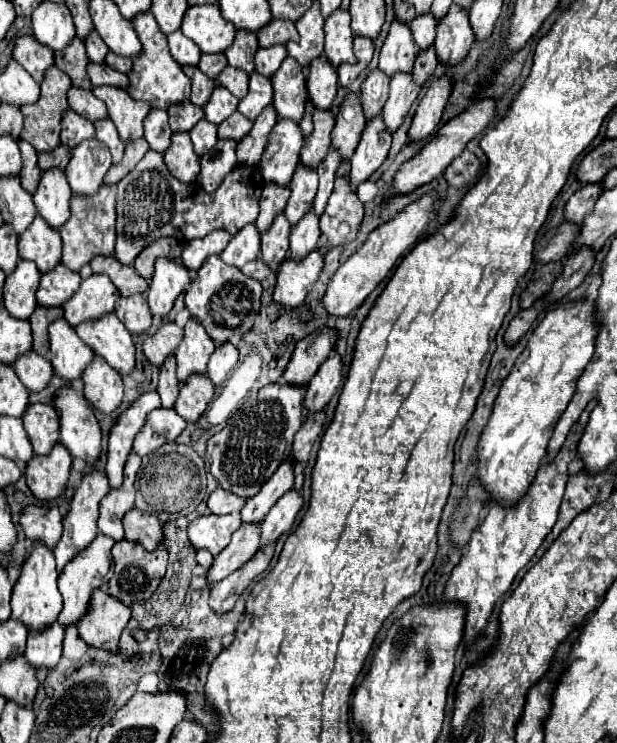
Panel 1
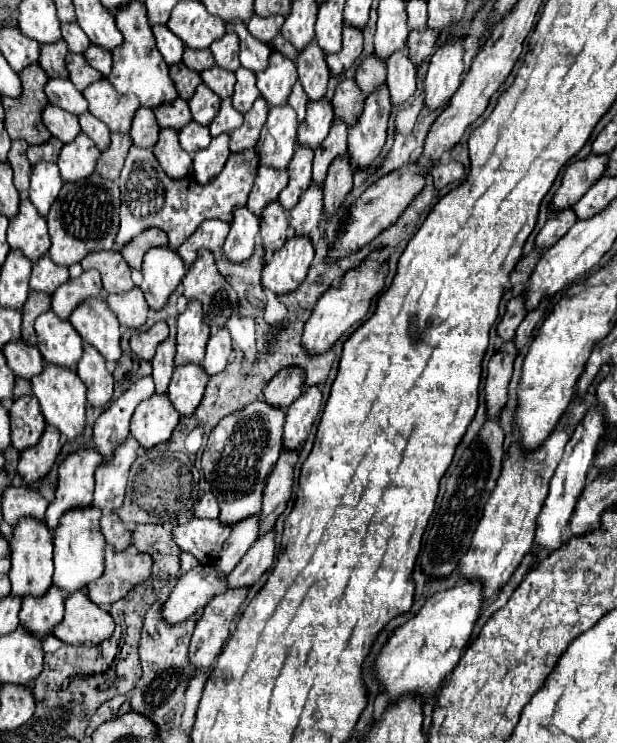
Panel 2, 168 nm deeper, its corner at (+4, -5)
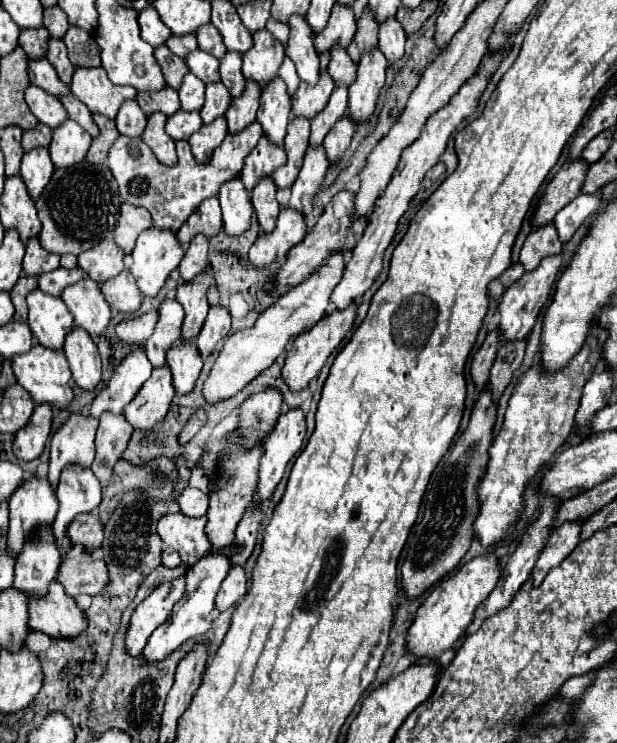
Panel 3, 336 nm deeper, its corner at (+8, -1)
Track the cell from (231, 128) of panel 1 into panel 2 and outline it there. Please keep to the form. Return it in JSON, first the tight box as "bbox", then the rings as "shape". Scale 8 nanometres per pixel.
{"bbox":[209,98,243,136],"shape":[[[225,98],[219,106],[219,112],[215,114],[213,122],[209,124],[209,130],[211,130],[211,136],[217,136],[221,132],[233,132],[235,128],[239,128],[243,122],[243,114],[237,112],[231,104],[231,98]]]}

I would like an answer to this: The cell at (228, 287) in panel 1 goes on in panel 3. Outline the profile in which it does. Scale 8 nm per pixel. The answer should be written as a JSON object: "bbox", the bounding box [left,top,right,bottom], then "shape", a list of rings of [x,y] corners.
{"bbox":[177,236,209,282],"shape":[[[197,236],[193,238],[191,246],[187,248],[185,258],[181,260],[181,266],[177,268],[181,278],[185,282],[191,282],[195,276],[203,274],[209,270],[209,260],[207,260],[207,238],[205,236]]]}

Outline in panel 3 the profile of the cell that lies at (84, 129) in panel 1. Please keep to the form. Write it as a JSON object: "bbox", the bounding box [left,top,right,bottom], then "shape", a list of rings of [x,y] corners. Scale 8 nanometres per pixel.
{"bbox":[25,86,67,128],"shape":[[[29,86],[29,92],[25,92],[25,102],[29,104],[31,112],[37,116],[41,124],[47,124],[49,128],[57,128],[67,120],[67,112],[63,110],[63,104],[59,98],[53,98],[39,86]]]}

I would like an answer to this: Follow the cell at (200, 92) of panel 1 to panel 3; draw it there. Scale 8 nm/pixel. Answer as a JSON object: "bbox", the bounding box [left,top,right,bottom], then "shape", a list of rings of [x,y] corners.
{"bbox":[155,46,189,90],"shape":[[[159,46],[155,48],[155,58],[163,70],[163,76],[167,80],[167,84],[173,88],[173,90],[179,90],[181,88],[181,82],[183,82],[183,76],[189,72],[189,68],[185,66],[185,60],[177,58],[167,46]]]}

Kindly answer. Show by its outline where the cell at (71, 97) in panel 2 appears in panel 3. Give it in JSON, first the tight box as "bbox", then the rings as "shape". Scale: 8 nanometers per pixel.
{"bbox":[29,58,71,98],"shape":[[[47,58],[29,60],[29,78],[31,78],[31,84],[37,84],[39,88],[47,90],[55,98],[71,94],[69,86],[59,80],[57,70],[51,66],[51,62]]]}

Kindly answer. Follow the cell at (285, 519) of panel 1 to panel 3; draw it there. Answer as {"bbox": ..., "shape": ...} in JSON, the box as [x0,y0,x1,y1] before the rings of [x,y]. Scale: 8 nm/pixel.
{"bbox":[215,566,247,612],"shape":[[[233,566],[227,574],[227,578],[221,584],[221,590],[215,598],[215,608],[219,612],[227,610],[231,604],[235,604],[239,598],[243,598],[247,592],[247,574],[243,566]]]}

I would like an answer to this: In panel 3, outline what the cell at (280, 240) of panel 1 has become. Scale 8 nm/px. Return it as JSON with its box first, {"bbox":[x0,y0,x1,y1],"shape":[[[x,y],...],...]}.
{"bbox":[251,178,281,232],"shape":[[[265,178],[265,182],[259,182],[251,194],[253,208],[257,212],[257,220],[261,224],[263,232],[273,232],[277,224],[277,216],[281,212],[279,202],[275,200],[275,186],[271,178]]]}

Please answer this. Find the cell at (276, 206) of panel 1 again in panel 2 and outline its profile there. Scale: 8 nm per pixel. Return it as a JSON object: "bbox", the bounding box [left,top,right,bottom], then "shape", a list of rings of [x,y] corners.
{"bbox":[247,166,287,216],"shape":[[[259,166],[257,168],[257,178],[253,184],[253,190],[249,194],[247,200],[247,208],[261,216],[261,210],[279,198],[279,192],[285,188],[287,184],[287,170],[269,170],[269,166]]]}

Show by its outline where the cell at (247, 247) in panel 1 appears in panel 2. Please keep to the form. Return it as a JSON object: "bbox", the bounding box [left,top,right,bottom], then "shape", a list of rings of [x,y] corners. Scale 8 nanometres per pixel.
{"bbox":[223,206,259,262],"shape":[[[245,206],[233,210],[233,222],[229,236],[223,244],[223,252],[231,262],[245,262],[255,248],[255,236],[259,234],[259,218]]]}

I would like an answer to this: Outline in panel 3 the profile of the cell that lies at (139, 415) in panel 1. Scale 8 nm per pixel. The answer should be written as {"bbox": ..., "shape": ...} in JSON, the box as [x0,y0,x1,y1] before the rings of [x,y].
{"bbox":[91,350,153,418],"shape":[[[133,350],[115,370],[107,388],[103,388],[91,404],[91,416],[99,418],[103,412],[121,416],[131,398],[149,380],[153,366],[145,358],[143,350]]]}

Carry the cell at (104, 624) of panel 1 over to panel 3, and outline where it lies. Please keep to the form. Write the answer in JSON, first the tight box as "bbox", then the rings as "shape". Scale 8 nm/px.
{"bbox":[29,582,87,638],"shape":[[[53,582],[45,602],[29,602],[29,626],[51,638],[75,638],[87,630],[87,614],[65,594],[61,582]]]}

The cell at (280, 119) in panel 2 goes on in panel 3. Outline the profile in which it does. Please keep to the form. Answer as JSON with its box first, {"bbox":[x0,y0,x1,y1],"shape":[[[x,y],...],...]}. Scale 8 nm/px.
{"bbox":[257,76,291,144],"shape":[[[277,76],[261,92],[261,106],[257,110],[257,122],[263,126],[271,144],[283,144],[291,116],[291,98],[285,82]]]}

